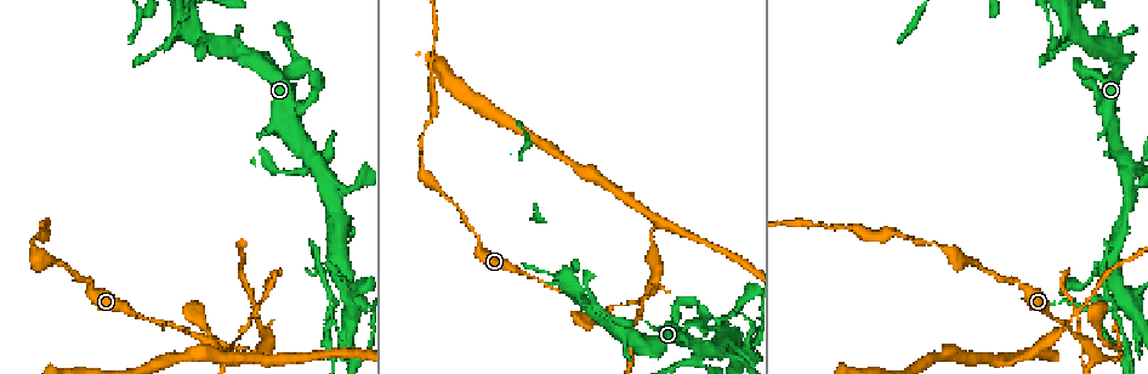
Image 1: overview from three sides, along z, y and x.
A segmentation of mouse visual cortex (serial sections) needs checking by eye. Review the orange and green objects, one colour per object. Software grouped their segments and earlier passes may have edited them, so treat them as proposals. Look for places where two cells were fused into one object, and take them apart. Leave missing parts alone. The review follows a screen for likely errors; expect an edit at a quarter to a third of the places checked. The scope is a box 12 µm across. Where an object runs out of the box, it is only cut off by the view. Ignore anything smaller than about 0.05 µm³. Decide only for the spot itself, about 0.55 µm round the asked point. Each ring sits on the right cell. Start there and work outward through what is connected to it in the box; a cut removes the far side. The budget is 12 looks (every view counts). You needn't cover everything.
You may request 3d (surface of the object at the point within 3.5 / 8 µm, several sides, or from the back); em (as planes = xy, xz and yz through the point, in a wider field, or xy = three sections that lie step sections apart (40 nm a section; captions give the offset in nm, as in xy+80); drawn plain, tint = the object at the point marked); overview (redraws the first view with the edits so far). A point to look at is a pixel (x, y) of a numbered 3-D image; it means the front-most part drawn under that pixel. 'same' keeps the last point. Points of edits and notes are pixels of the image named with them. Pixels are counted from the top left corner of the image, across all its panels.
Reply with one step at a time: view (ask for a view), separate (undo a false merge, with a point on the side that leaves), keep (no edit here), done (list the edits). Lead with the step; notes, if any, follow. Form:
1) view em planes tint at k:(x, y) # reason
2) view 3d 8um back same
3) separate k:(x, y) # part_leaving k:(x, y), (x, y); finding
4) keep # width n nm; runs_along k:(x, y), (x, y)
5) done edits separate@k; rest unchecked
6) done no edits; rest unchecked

view 3d 3.5um back at 1:(700, 350) # sudden change in width

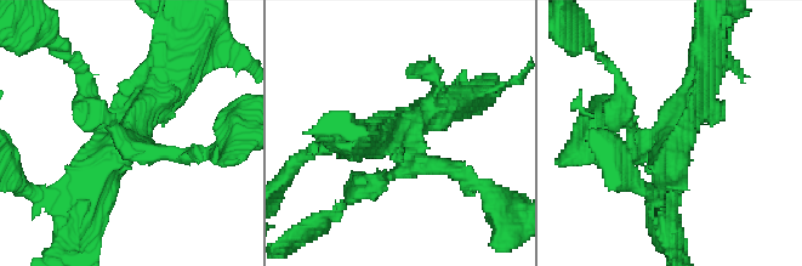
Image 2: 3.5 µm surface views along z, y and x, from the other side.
view em xy step 5 tint at 2:(129, 131) # arms 4; arm_widths 150, 200, 400, 400 nm

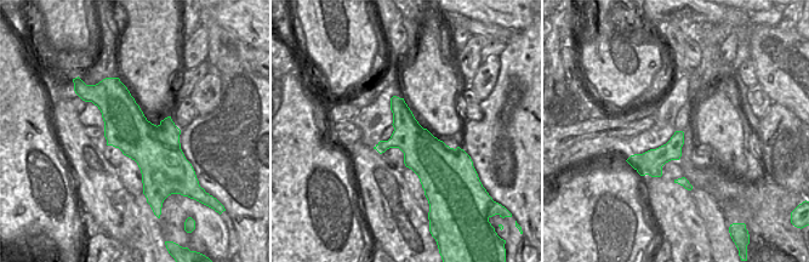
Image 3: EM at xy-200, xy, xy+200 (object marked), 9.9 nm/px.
keep # runs_along 2:(180, 74), (102, 160), (86, 201); all the same cell

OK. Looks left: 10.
view 3d 3.5um at 1:(1059, 39) # abrupt turn

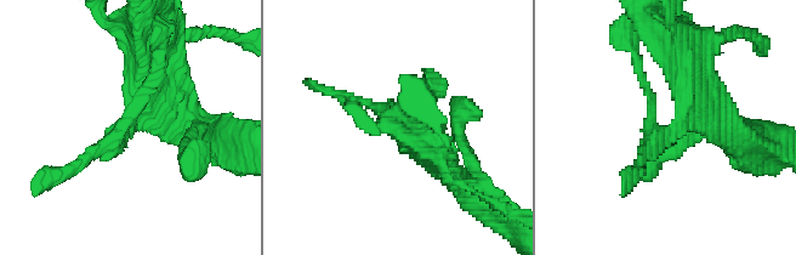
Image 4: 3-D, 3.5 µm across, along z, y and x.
view em xy step 3 tint at 4:(122, 131) # now the EM

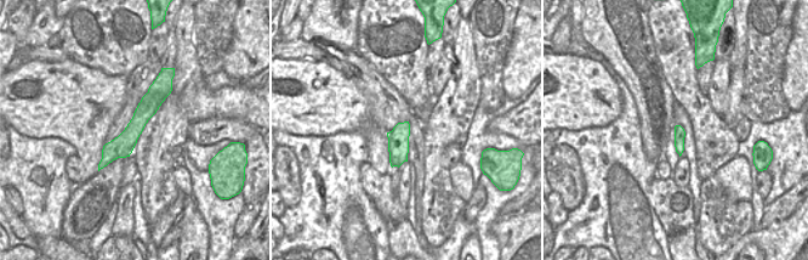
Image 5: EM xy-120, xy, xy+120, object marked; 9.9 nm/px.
keep # runs_along 5:(157, 86), (131, 134), (103, 163); one cell here

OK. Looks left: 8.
view 3d 3.5um at 1:(1048, 314) # thick turns thin

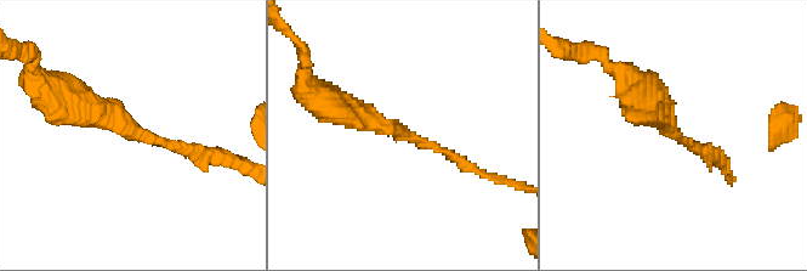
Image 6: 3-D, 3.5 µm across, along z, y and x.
keep # runs_along 6:(340, 108), (392, 126), (477, 170); one cell here

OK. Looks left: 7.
view 3d 3.5um at 1:(198, 339) # sudden change in width

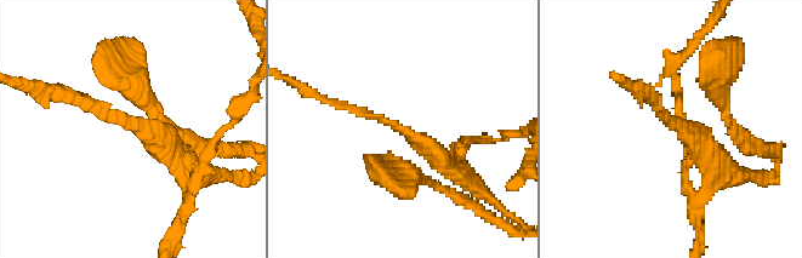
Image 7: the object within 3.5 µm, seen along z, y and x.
view em xy step 5 tint at 7:(404, 130) # arm_widths 150, 300 nm; shape alone is not enough

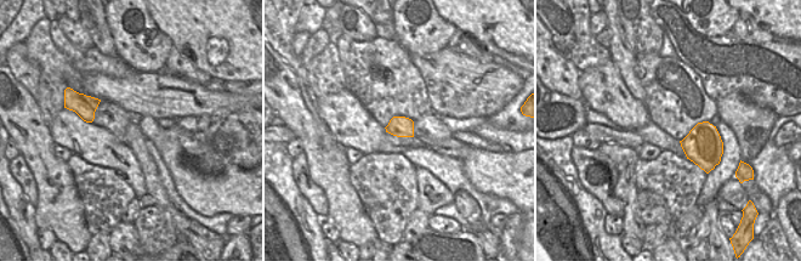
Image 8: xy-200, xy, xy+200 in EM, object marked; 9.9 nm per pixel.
keep # one cell here

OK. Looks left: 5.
view 3d 8um at 1:(1115, 270) # three-way junction

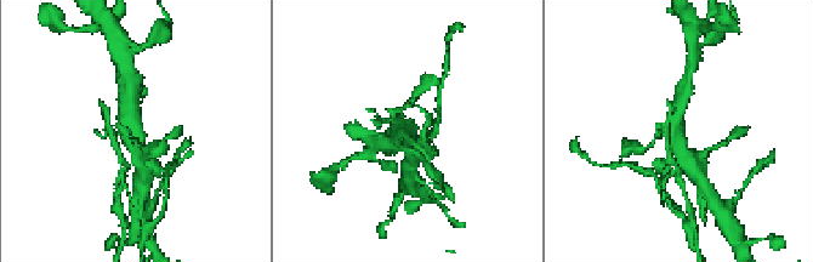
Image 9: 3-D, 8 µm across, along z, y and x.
view em xy step 3 tint at 9:(132, 131) # need the tissue

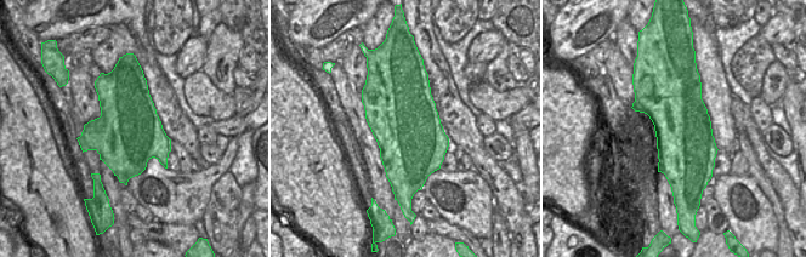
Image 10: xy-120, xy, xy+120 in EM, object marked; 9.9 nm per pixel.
separate 9:(120, 180) # part_leaving 9:(130, 165), (118, 178), (118, 211); two cells meet here

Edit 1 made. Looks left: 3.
done edits separate@9; rest unchecked

